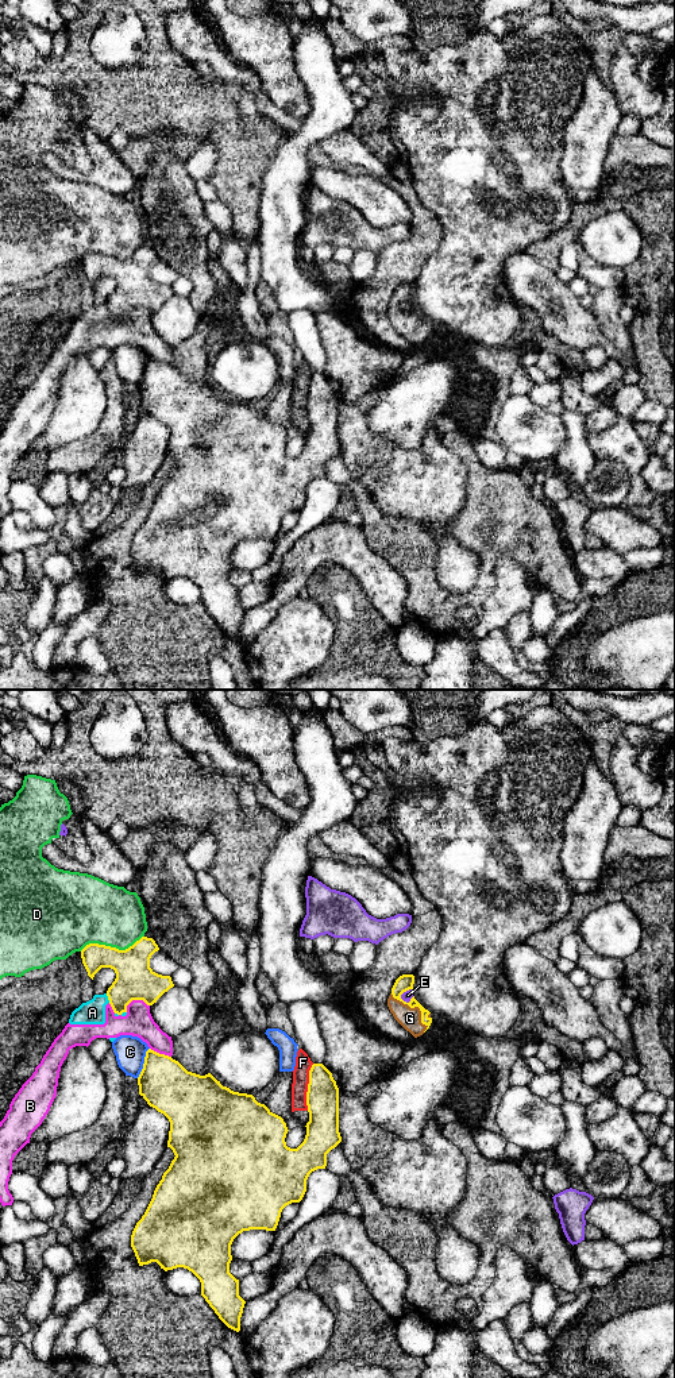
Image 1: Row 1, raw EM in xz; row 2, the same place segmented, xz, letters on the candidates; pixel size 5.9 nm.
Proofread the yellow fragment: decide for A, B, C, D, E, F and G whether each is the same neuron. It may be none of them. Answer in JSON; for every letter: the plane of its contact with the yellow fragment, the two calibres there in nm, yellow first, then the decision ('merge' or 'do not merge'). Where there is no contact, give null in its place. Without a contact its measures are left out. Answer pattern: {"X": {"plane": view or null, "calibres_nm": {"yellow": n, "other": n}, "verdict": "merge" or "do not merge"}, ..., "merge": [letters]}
{"A": {"plane": "xz", "calibres_nm": {"yellow": 240, "other": 140}, "verdict": "do not merge"}, "B": {"plane": "xz", "calibres_nm": {"yellow": 240, "other": 170}, "verdict": "do not merge"}, "C": {"plane": "xz", "calibres_nm": {"yellow": 300, "other": 180}, "verdict": "do not merge"}, "D": {"plane": "xz", "calibres_nm": {"yellow": 240, "other": 380}, "verdict": "do not merge"}, "E": {"plane": "xz", "calibres_nm": {"yellow": 100, "other": 60}, "verdict": "do not merge"}, "F": {"plane": "xz", "calibres_nm": {"yellow": 190, "other": 100}, "verdict": "do not merge"}, "G": {"plane": "xz", "calibres_nm": {"yellow": 100, "other": 130}, "verdict": "merge"}, "merge": ["G"]}

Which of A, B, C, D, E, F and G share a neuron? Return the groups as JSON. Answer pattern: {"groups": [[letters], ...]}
{"groups": [["A", "B", "D"], ["C"], ["E"], ["F"], ["G"]]}

